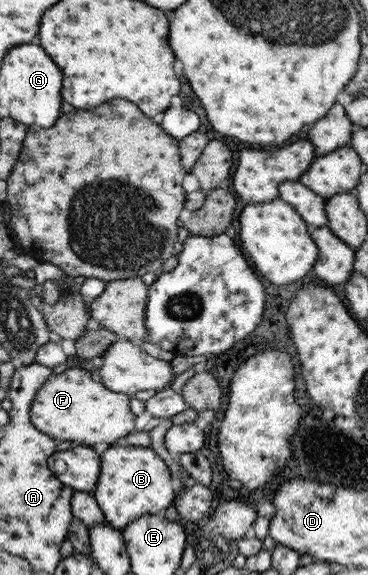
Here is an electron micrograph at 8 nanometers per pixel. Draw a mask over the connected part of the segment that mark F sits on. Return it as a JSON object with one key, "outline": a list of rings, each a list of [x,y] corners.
{"outline":[[[70,367],[60,374],[52,374],[36,392],[29,411],[30,423],[35,428],[62,441],[92,447],[103,444],[112,447],[134,430],[134,417],[129,410],[127,395],[112,392],[102,383],[90,379],[80,367]]]}

